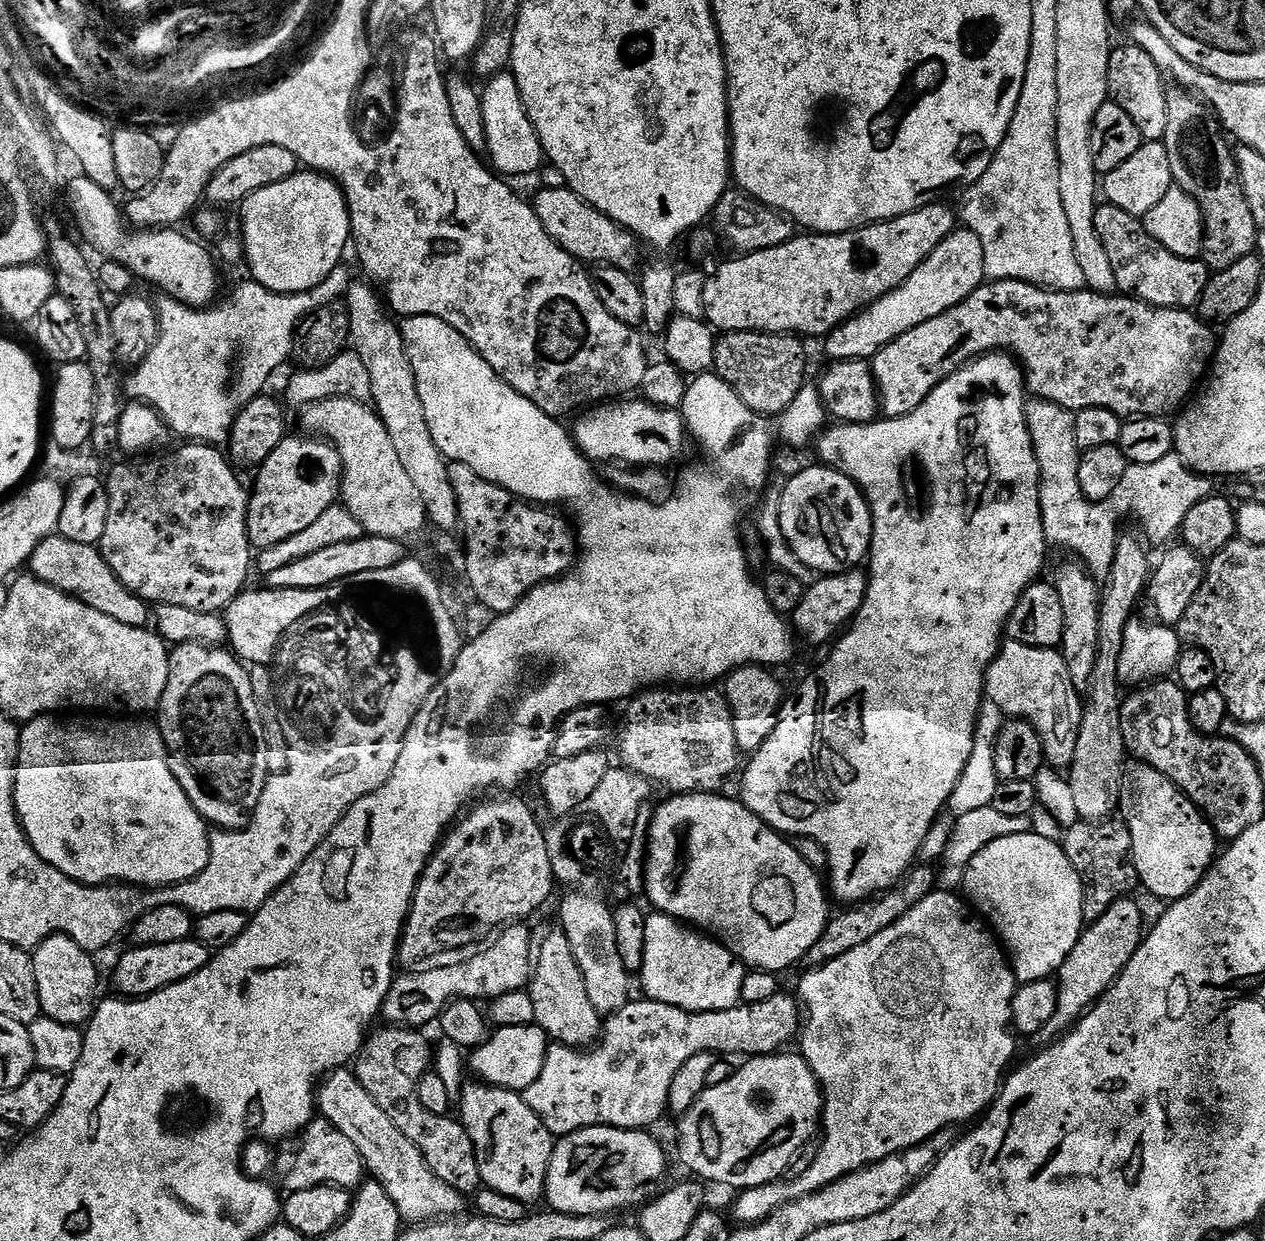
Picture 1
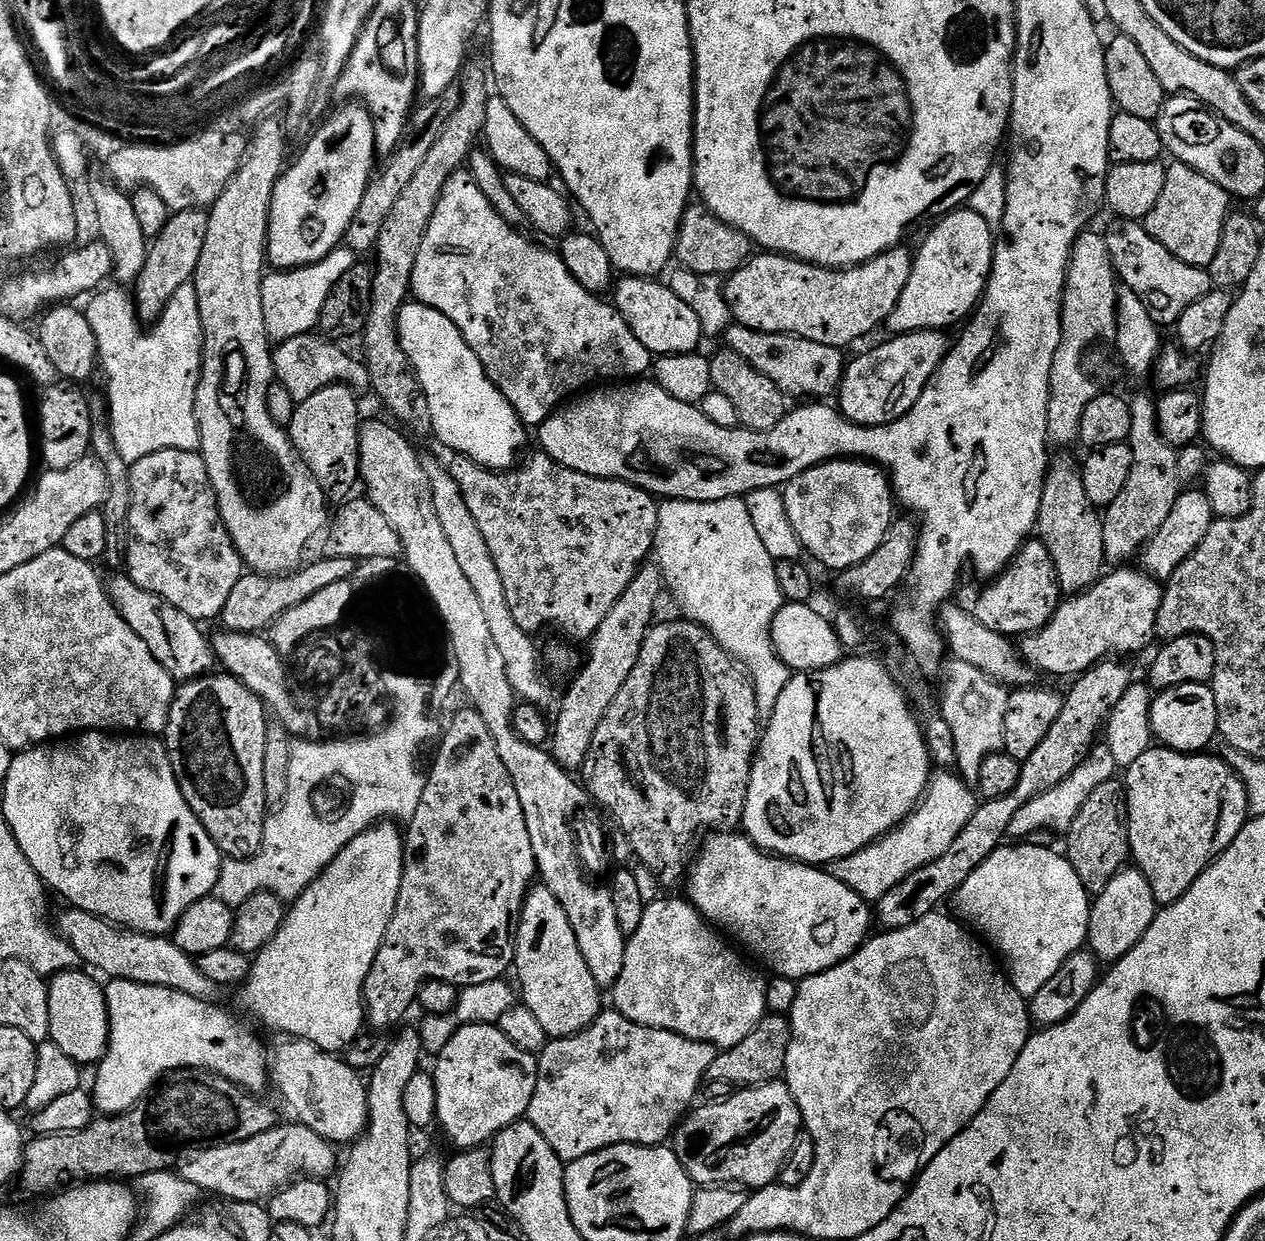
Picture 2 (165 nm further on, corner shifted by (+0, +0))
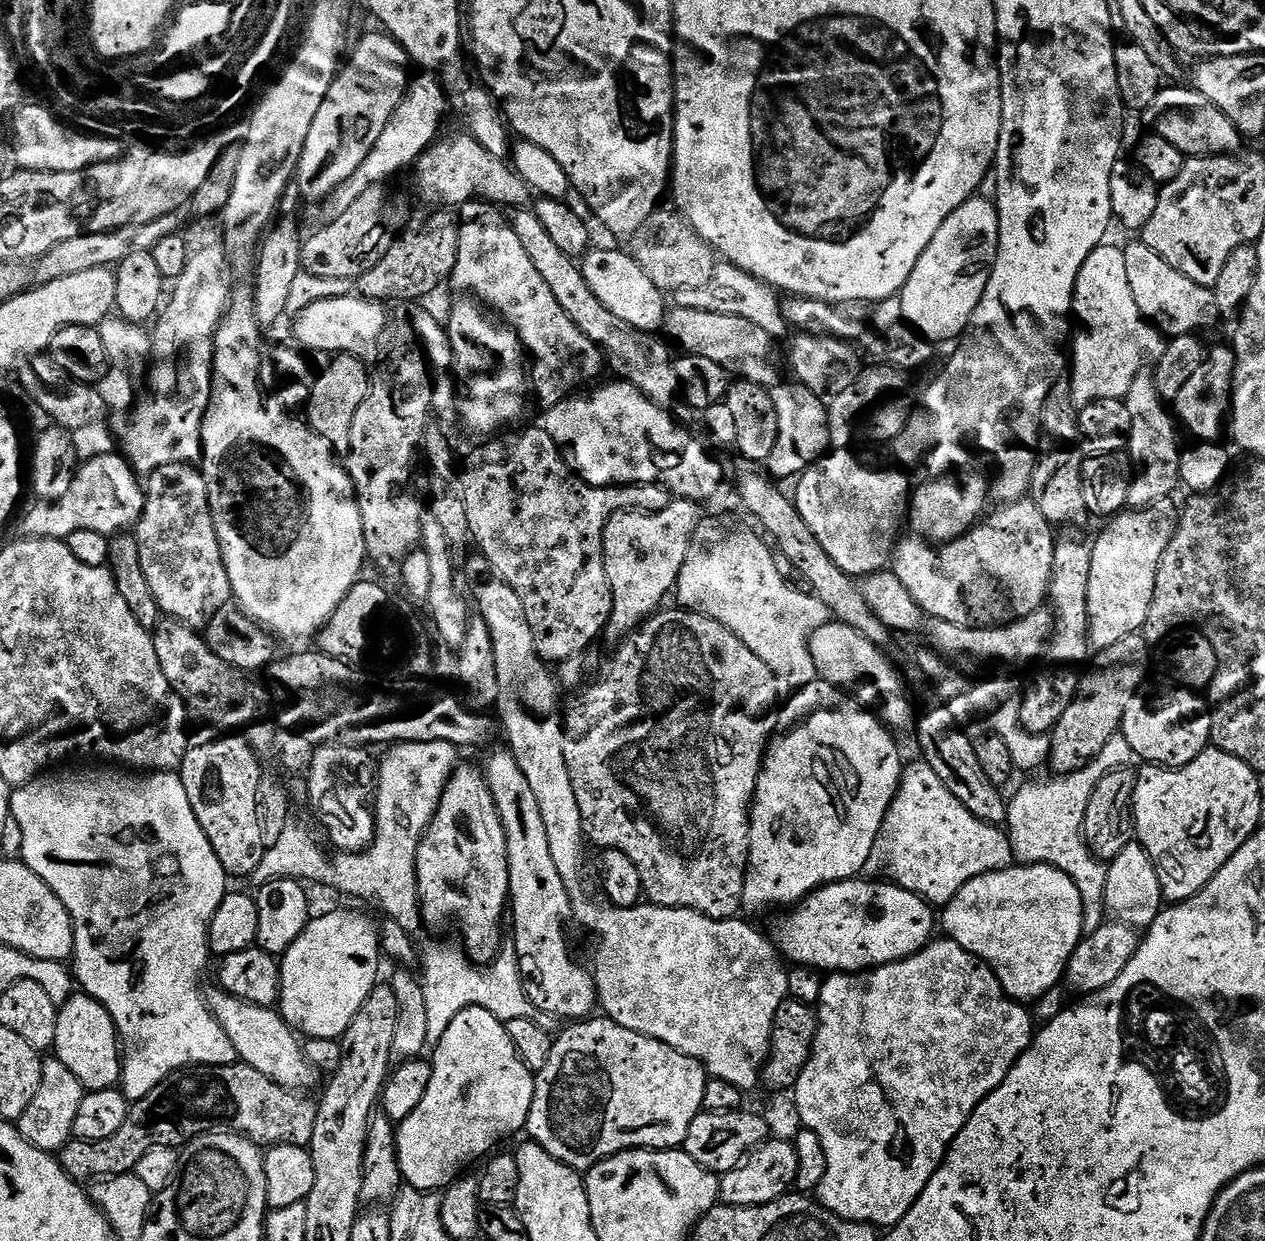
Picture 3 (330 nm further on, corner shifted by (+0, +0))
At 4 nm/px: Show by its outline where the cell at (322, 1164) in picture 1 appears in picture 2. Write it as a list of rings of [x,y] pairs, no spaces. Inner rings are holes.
[[[284,1122],[277,1123],[275,1128],[266,1130],[266,1134],[254,1134],[254,1138],[246,1138],[242,1142],[234,1142],[233,1144],[218,1144],[215,1148],[186,1148],[183,1149],[175,1157],[174,1160],[174,1171],[182,1177],[182,1179],[192,1182],[195,1186],[198,1186],[201,1193],[208,1194],[208,1192],[213,1192],[216,1196],[225,1196],[228,1202],[235,1202],[238,1204],[258,1204],[267,1201],[269,1198],[276,1195],[281,1188],[288,1187],[293,1180],[299,1180],[301,1178],[311,1178],[313,1180],[323,1180],[327,1181],[329,1179],[328,1175],[335,1173],[338,1168],[338,1156],[336,1160],[336,1152],[338,1152],[337,1145],[333,1144],[331,1140],[322,1138],[314,1130],[310,1130],[305,1124],[299,1122],[291,1122],[292,1124],[284,1124]]]

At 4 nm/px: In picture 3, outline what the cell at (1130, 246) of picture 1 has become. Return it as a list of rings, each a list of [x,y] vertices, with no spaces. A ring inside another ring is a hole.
[[[1136,238],[1133,244],[1123,245],[1126,258],[1126,278],[1130,281],[1130,290],[1134,294],[1134,302],[1138,302],[1138,310],[1142,310],[1144,319],[1165,337],[1204,334],[1207,328],[1221,323],[1218,310],[1218,298],[1214,298],[1211,288],[1198,286],[1191,278],[1186,278],[1166,258],[1154,254],[1143,239]]]

